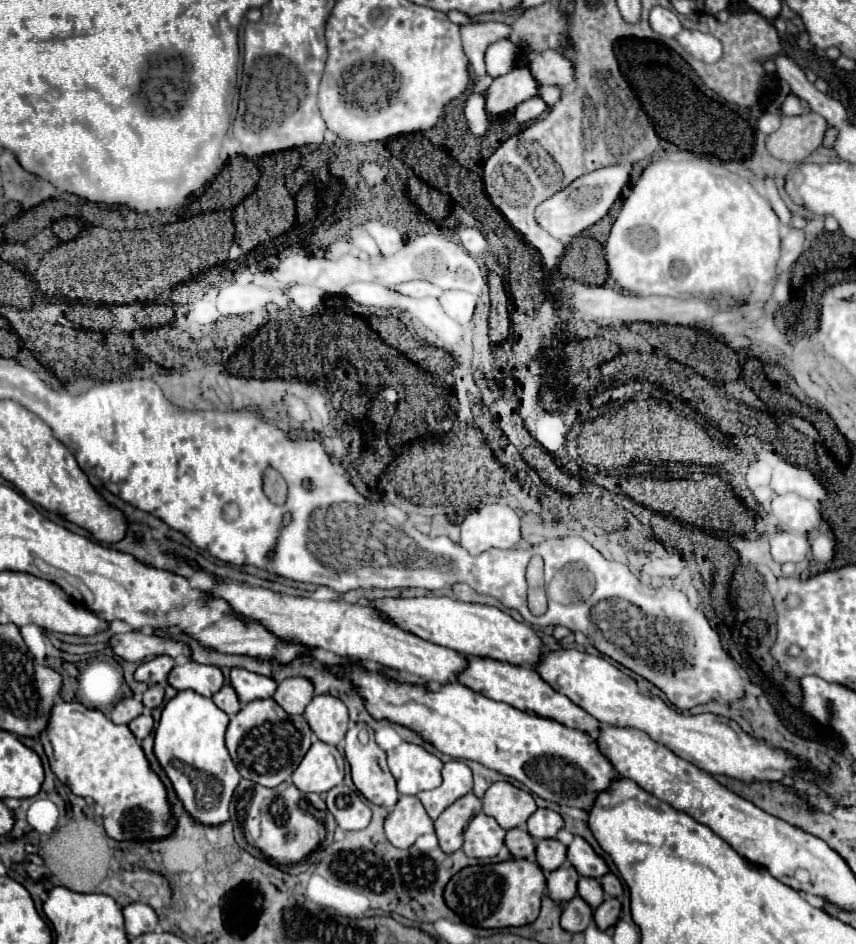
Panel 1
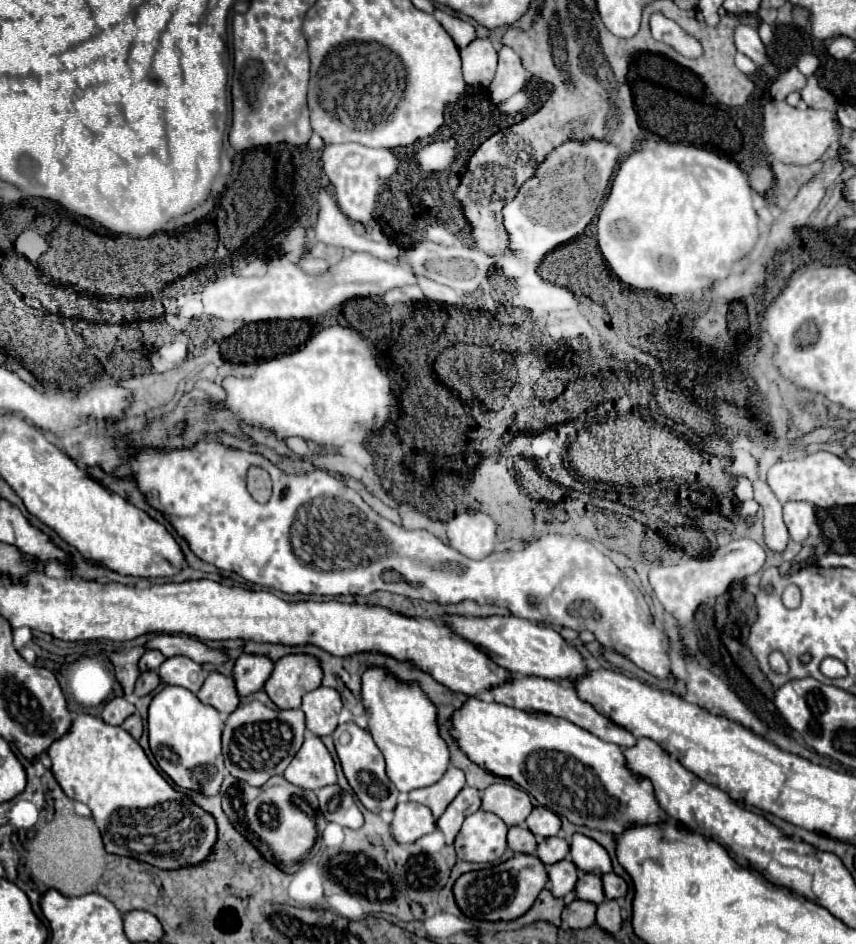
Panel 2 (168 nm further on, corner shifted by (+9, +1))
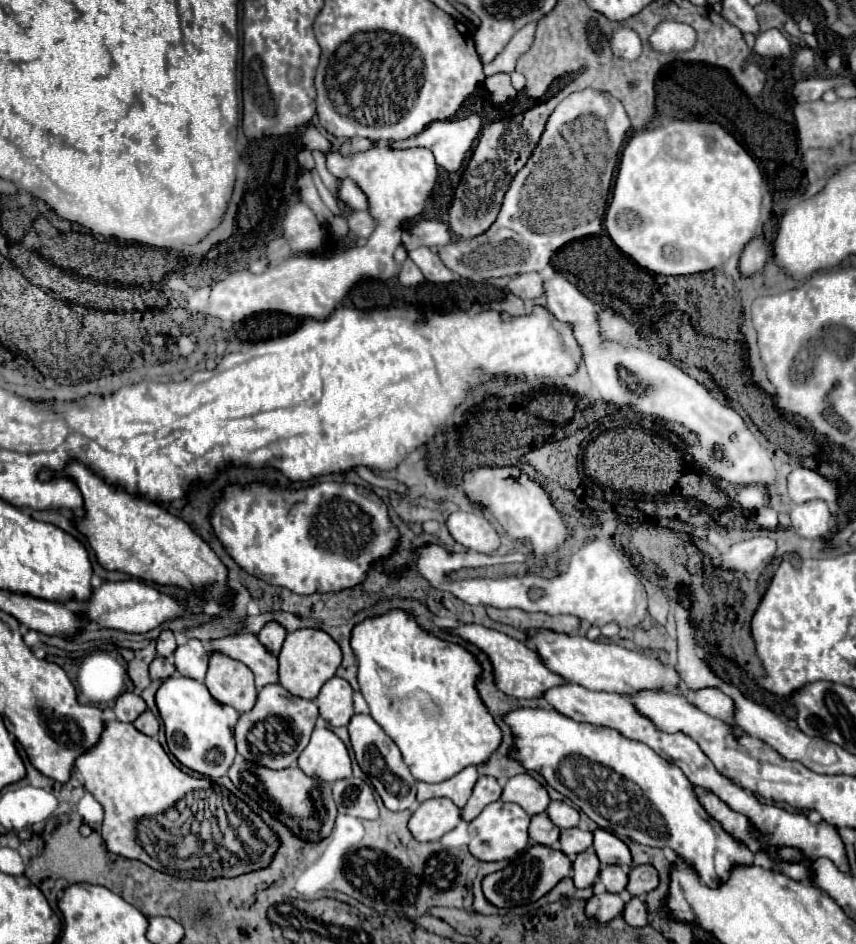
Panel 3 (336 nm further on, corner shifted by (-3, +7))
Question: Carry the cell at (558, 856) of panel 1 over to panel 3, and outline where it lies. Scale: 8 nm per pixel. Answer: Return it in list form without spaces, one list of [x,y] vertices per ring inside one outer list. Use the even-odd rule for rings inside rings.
[[[579,828],[561,830],[559,844],[561,844],[561,850],[573,860],[579,852],[587,850],[593,844],[593,832],[583,832]]]

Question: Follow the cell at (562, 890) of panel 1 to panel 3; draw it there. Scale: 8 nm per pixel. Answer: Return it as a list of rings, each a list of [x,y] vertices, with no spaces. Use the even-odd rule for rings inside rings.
[[[593,848],[581,852],[573,862],[573,882],[577,888],[589,888],[599,878],[601,862]]]

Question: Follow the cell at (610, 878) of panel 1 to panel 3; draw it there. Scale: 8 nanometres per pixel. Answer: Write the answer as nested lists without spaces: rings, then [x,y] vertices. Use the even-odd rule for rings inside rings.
[[[651,864],[645,866],[637,866],[629,870],[629,894],[631,896],[641,896],[645,892],[651,892],[653,888],[657,888],[659,884],[659,874]]]

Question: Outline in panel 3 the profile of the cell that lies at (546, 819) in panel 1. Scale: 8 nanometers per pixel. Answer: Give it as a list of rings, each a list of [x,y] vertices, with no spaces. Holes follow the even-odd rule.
[[[551,802],[547,814],[559,828],[573,828],[579,824],[579,812],[565,802]]]

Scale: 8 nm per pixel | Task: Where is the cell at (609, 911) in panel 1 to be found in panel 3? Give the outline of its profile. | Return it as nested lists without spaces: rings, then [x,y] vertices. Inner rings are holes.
[[[633,898],[633,900],[625,906],[623,918],[625,918],[627,924],[631,924],[631,926],[645,926],[645,924],[649,924],[645,904],[643,904],[639,898]]]

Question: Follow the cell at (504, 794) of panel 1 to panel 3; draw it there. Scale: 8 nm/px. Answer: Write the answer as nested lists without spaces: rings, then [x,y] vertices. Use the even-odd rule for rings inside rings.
[[[517,774],[517,776],[513,776],[505,784],[501,800],[503,802],[515,802],[515,804],[519,804],[531,816],[545,812],[549,802],[551,802],[545,786],[539,780],[535,780],[533,776],[529,776],[529,774]]]

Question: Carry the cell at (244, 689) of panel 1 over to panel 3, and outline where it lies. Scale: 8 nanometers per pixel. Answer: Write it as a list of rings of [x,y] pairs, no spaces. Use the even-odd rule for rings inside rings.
[[[267,622],[267,624],[259,630],[259,634],[257,634],[257,638],[261,640],[261,644],[265,644],[265,646],[267,646],[269,650],[273,650],[275,654],[281,650],[285,636],[287,636],[287,630],[285,630],[279,622]]]

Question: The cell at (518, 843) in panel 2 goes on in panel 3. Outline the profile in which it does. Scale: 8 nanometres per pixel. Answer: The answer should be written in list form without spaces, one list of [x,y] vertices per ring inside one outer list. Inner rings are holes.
[[[545,812],[531,818],[529,836],[533,842],[543,844],[543,846],[557,846],[559,834],[561,834],[561,830],[551,822],[551,818]]]

